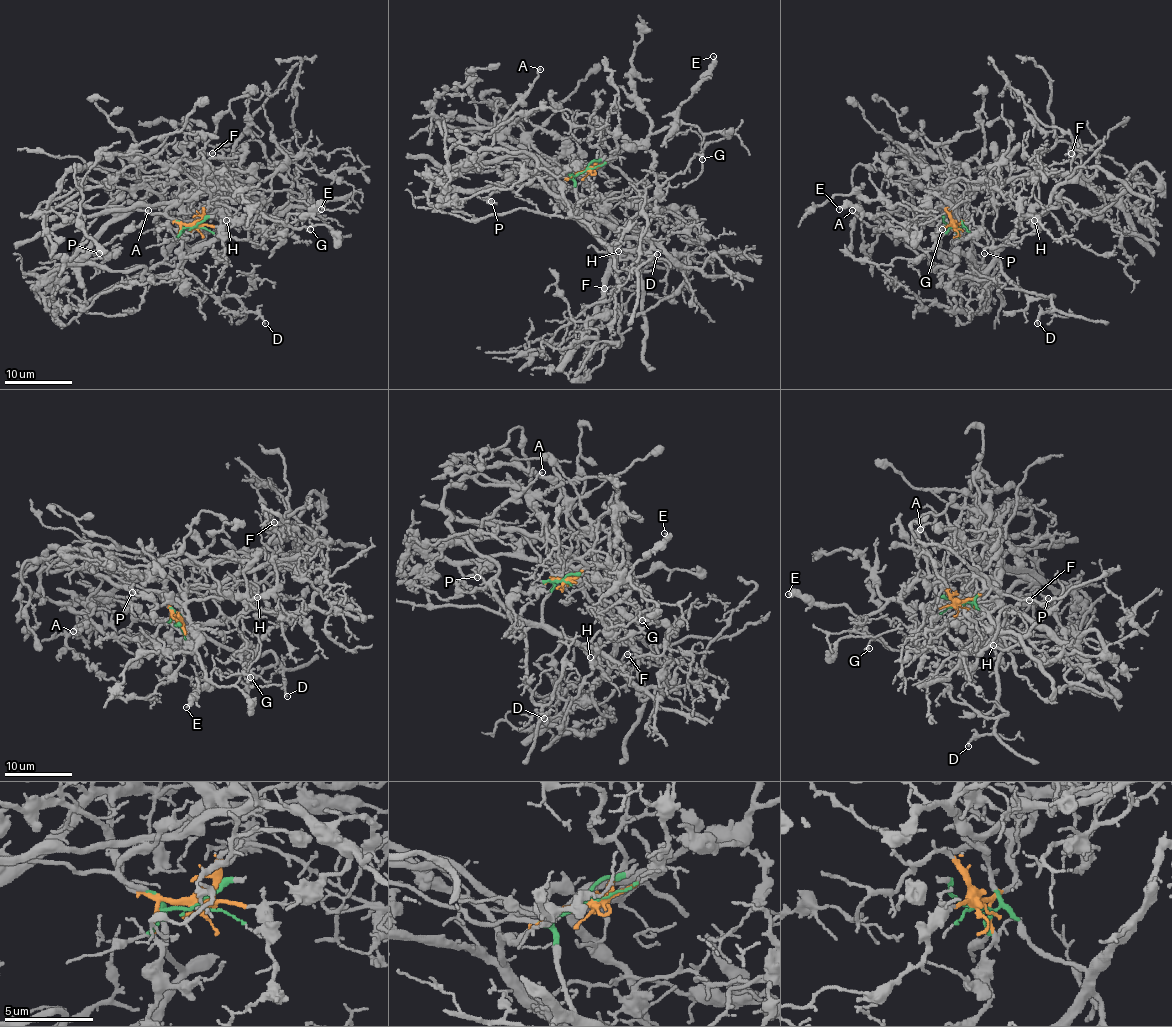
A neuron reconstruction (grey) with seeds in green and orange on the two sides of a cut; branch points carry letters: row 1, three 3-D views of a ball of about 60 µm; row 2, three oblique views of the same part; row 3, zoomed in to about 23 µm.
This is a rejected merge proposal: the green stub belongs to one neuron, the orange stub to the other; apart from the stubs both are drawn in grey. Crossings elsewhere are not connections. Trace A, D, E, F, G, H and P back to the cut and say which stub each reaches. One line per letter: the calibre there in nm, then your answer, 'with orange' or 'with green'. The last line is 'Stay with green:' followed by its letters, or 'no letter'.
A: 150 nm | with orange
D: 150 nm | with green
E: 240 nm | with orange
F: 110 nm | with green
G: 160 nm | with orange
H: 160 nm | with green
P: 130 nm | with orange
Stay with green: D, F, H

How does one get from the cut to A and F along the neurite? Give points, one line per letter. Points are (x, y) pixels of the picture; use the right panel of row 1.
A: (954, 226), (967, 218), (974, 184), (966, 209), (952, 213), (954, 239), (945, 256), (888, 236), (851, 209)
F: (954, 226), (994, 250), (1028, 214), (1040, 214), (1050, 194), (1080, 171), (1077, 140), (1072, 154)

